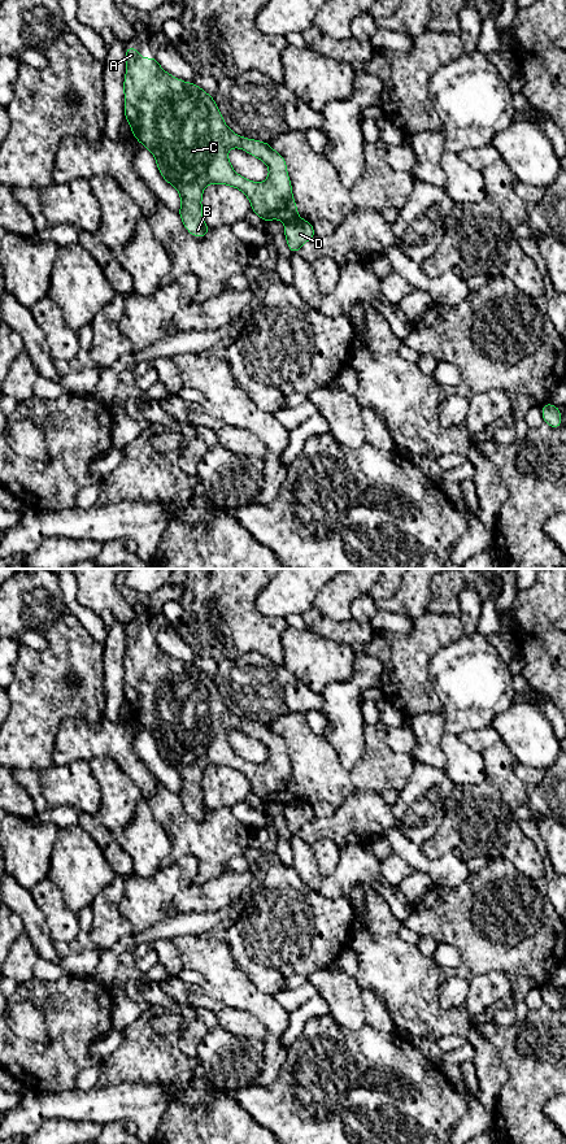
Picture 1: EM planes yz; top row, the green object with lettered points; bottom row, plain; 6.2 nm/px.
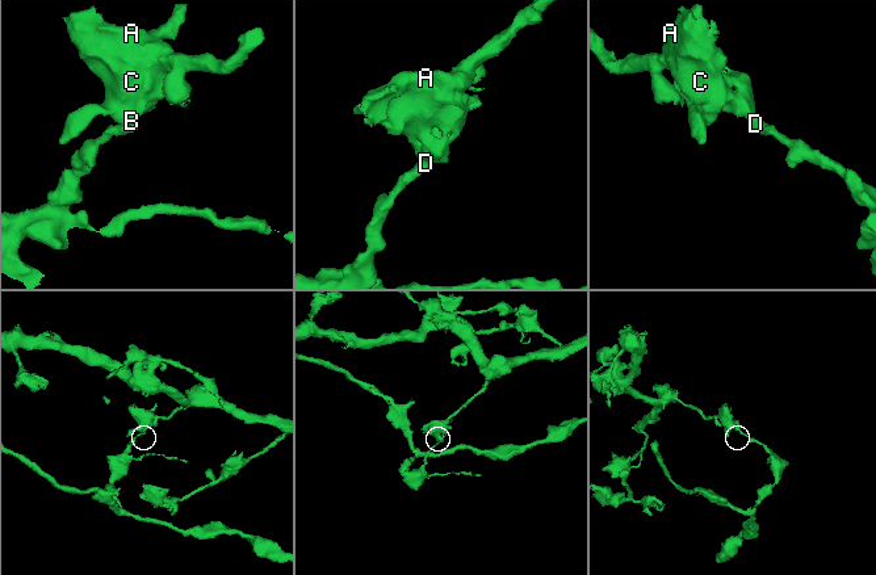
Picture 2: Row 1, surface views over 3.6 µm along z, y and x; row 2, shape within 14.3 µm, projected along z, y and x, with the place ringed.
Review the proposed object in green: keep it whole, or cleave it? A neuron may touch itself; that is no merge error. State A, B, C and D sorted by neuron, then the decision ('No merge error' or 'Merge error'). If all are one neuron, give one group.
Groups: A B C / D. Merge error

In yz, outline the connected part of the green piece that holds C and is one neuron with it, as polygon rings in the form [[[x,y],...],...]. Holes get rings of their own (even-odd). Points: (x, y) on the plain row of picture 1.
[[[126,627],[126,656],[123,664],[125,701],[132,717],[148,730],[162,760],[180,777],[178,793],[186,812],[195,819],[204,819],[209,809],[203,800],[203,774],[206,766],[227,766],[239,770],[251,783],[264,804],[282,801],[288,805],[296,800],[297,788],[284,739],[270,725],[243,719],[232,714],[209,675],[196,665],[183,664],[166,654],[156,639],[143,640],[136,630]],[[241,730],[269,748],[269,758],[256,765],[239,757],[231,748],[227,732]]]

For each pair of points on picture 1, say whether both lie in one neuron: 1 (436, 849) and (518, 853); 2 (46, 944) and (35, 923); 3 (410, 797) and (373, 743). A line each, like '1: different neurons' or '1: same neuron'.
1: same neuron
2: same neuron
3: different neurons

